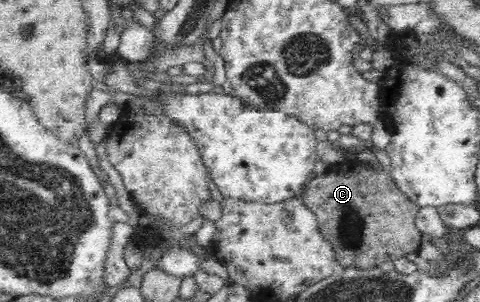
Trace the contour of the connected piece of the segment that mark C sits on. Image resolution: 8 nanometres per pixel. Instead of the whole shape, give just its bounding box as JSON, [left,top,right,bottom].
[300,159,425,269]

